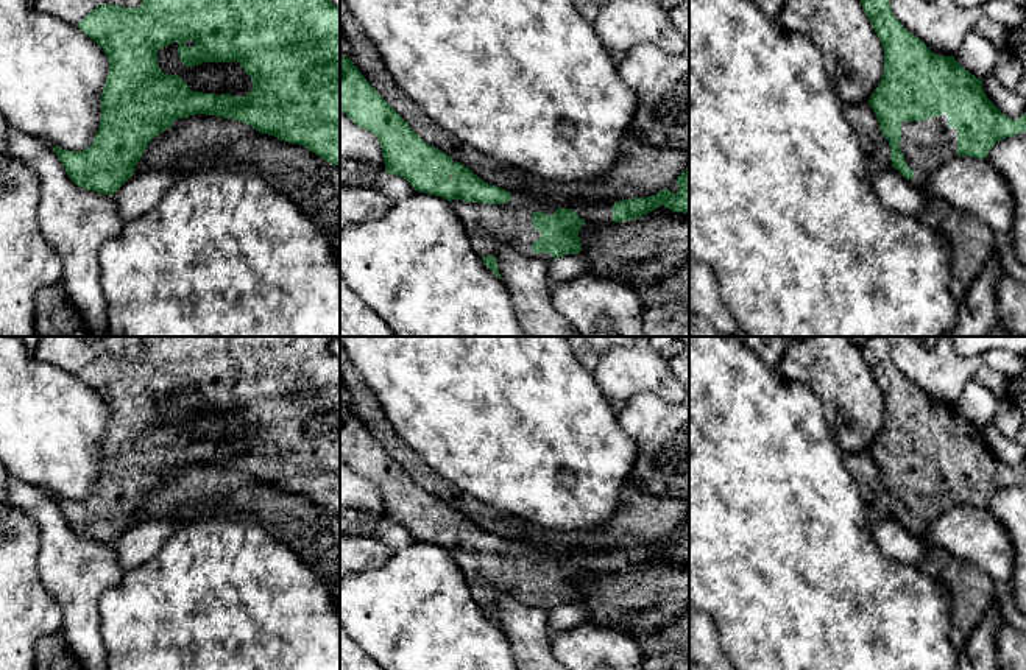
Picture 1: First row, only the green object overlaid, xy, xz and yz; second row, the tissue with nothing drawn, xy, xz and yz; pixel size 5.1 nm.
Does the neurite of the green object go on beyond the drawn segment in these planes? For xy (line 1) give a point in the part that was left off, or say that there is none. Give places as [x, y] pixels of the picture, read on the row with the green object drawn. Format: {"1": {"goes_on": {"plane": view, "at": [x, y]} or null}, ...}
{"1": {"goes_on": null}}

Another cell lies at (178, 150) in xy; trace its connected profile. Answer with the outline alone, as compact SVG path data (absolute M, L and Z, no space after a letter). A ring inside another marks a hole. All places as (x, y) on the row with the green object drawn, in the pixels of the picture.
M196 114L178 118L145 148L134 173L187 173L221 162L245 165L292 199L334 243L340 231L340 196L323 170L323 157L298 143L262 134L234 118Z

